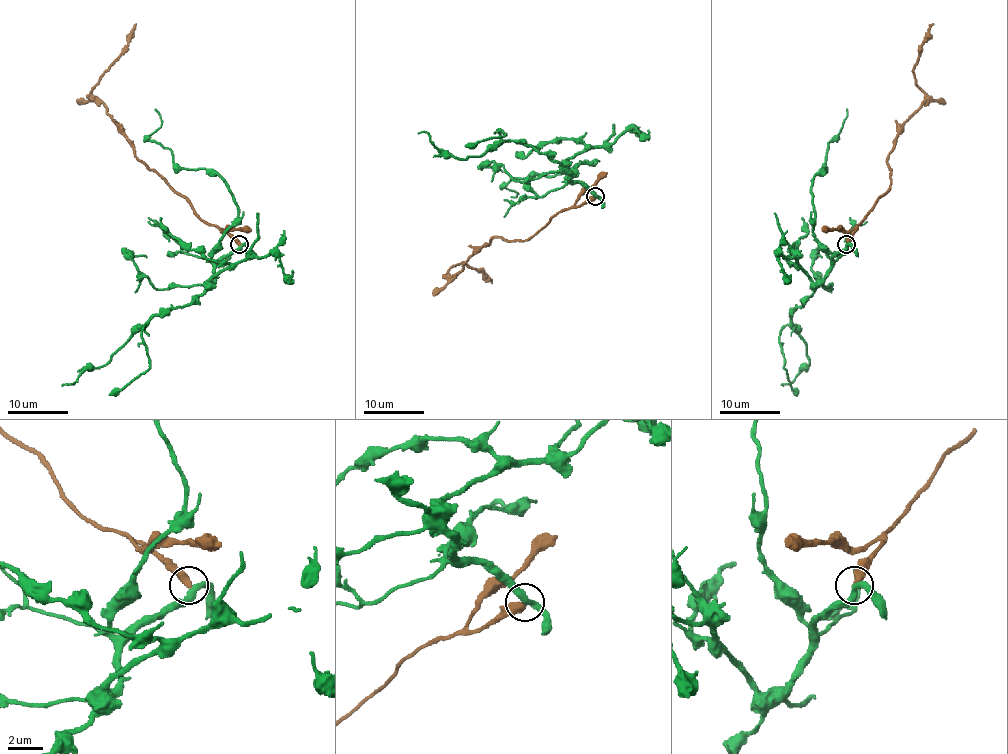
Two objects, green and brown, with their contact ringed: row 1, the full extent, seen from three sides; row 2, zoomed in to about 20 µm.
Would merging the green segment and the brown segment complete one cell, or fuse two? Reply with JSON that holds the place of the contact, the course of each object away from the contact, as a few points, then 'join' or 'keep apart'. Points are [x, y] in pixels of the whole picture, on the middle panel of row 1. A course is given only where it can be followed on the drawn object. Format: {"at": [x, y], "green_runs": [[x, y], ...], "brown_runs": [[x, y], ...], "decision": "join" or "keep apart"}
{"at": [595, 196], "green_runs": [[596, 196], [568, 181], [582, 162], [594, 164], [585, 161], [553, 176], [515, 178], [510, 196]], "brown_runs": [[596, 196], [564, 208], [527, 240], [492, 237], [457, 273], [448, 275], [448, 270], [465, 263], [492, 283]], "decision": "keep apart"}

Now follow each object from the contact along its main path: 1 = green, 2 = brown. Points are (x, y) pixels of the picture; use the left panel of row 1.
1: (240, 244), (212, 260), (238, 205), (224, 181), (180, 168), (153, 141), (162, 123), (154, 109)
2: (240, 244), (208, 225), (189, 202), (136, 156), (122, 129), (92, 94), (136, 24)

